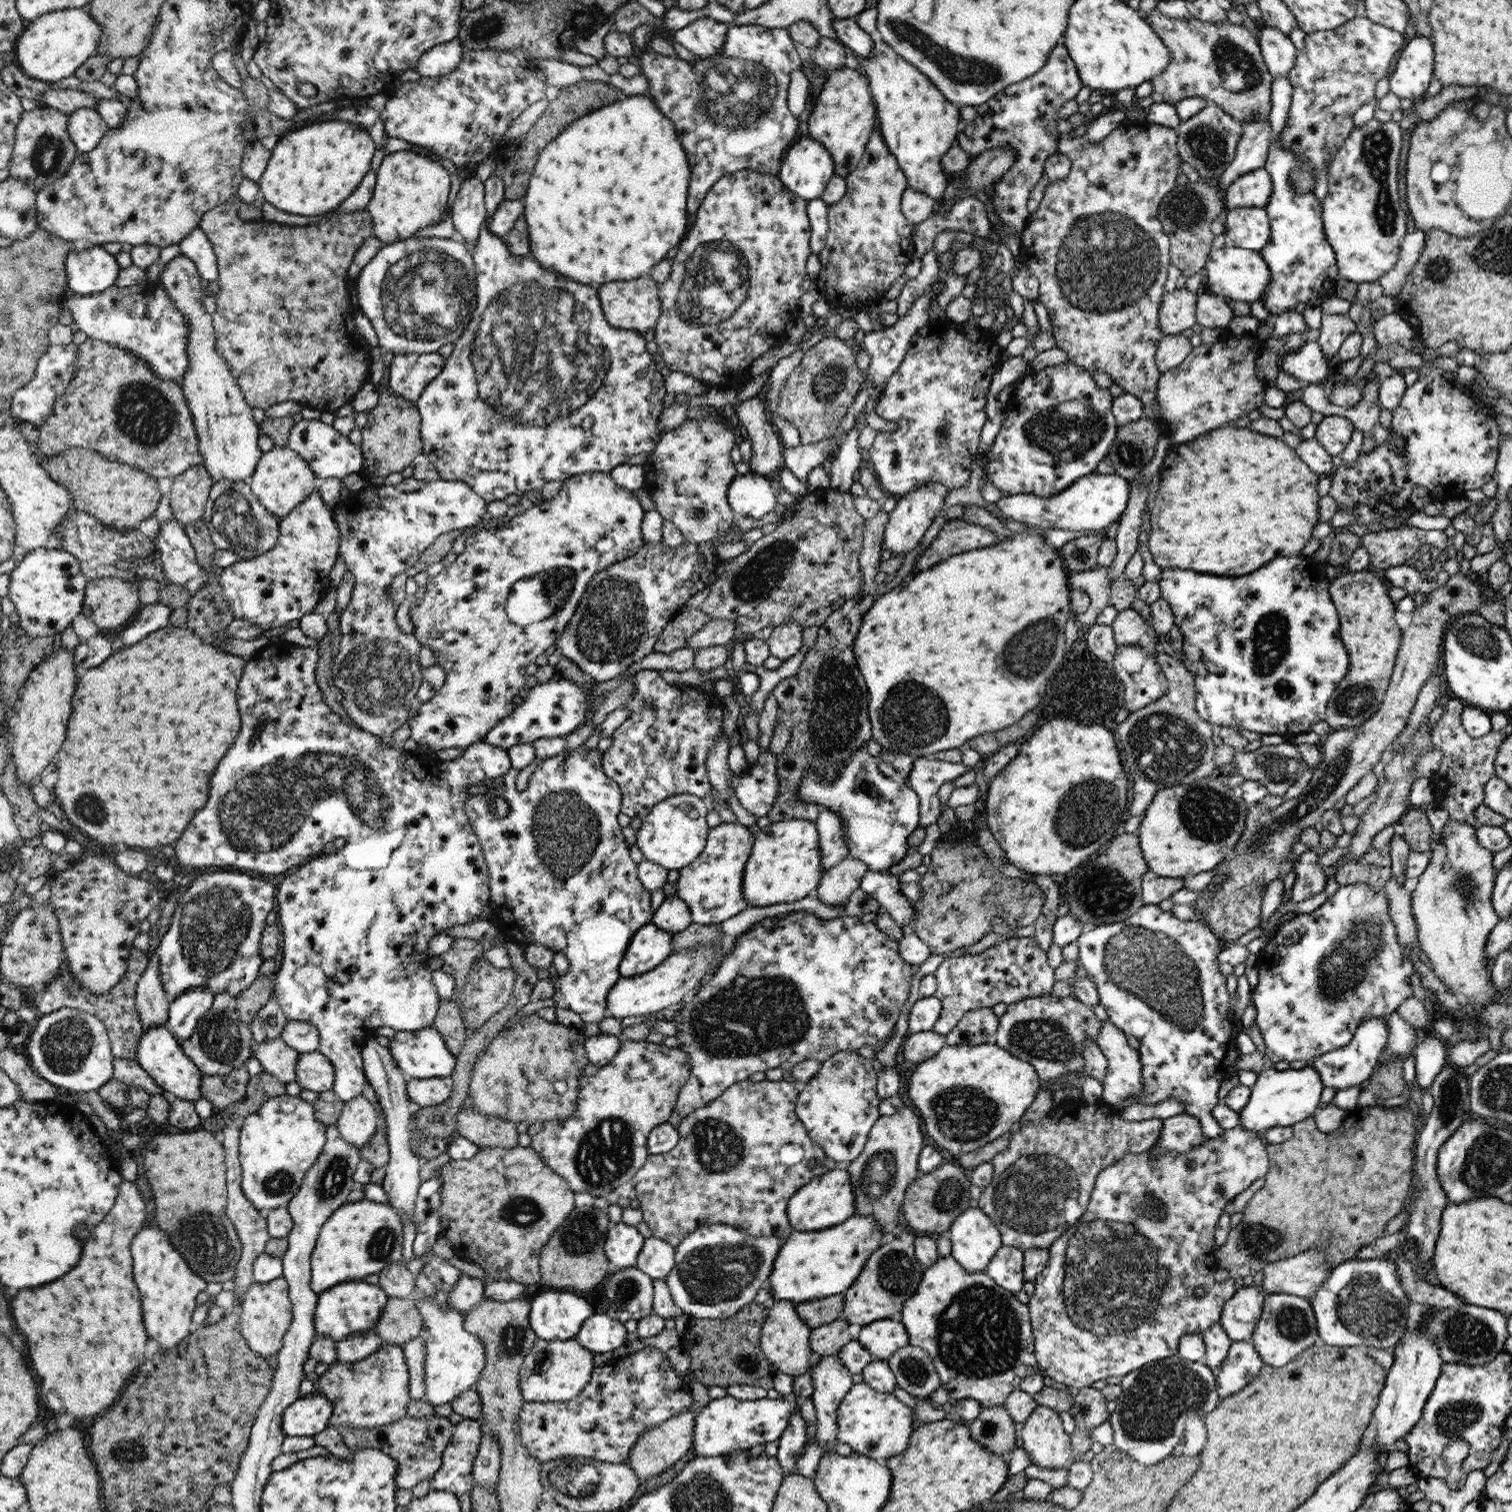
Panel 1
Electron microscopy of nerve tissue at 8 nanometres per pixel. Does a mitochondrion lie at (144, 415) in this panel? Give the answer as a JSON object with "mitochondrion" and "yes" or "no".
{"mitochondrion":"yes"}

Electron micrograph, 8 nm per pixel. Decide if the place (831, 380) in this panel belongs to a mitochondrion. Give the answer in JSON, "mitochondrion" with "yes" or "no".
{"mitochondrion":"yes"}

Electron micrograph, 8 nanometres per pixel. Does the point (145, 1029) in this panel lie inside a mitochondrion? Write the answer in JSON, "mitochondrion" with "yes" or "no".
{"mitochondrion":"no"}

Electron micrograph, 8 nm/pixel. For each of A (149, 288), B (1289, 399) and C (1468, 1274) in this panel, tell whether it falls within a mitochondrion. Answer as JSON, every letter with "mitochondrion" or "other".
{"A":"other","B":"other","C":"other"}

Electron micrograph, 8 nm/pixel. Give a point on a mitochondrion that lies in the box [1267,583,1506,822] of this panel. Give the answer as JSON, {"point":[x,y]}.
{"point":[1355,701]}

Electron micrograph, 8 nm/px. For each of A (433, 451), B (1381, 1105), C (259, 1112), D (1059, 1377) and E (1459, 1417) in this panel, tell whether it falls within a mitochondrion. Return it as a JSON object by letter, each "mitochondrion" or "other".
{"A":"other","B":"other","C":"other","D":"other","E":"mitochondrion"}

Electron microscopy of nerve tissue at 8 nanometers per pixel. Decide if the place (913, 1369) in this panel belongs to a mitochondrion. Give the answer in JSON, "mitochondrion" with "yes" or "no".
{"mitochondrion":"yes"}

